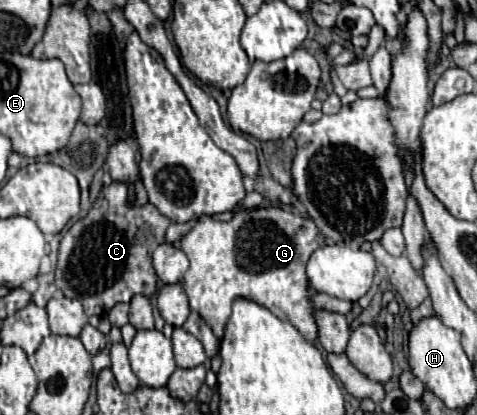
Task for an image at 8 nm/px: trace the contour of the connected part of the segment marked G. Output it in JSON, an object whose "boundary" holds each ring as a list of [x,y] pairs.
{"boundary":[[[281,206],[239,210],[229,222],[219,222],[219,220],[213,220],[211,216],[201,216],[191,228],[191,232],[181,238],[181,250],[187,254],[191,262],[189,270],[181,280],[181,286],[189,298],[189,306],[201,314],[201,318],[209,324],[209,328],[215,332],[217,338],[223,338],[223,328],[231,314],[231,300],[235,296],[243,296],[243,298],[255,300],[257,304],[263,304],[281,320],[291,322],[303,334],[305,340],[313,342],[317,338],[315,312],[327,310],[337,314],[349,314],[353,308],[353,304],[347,300],[339,300],[317,292],[307,280],[307,274],[305,274],[307,260],[317,248],[325,244],[327,244],[325,236],[313,224],[311,218],[301,218],[297,214],[291,214]]]}

